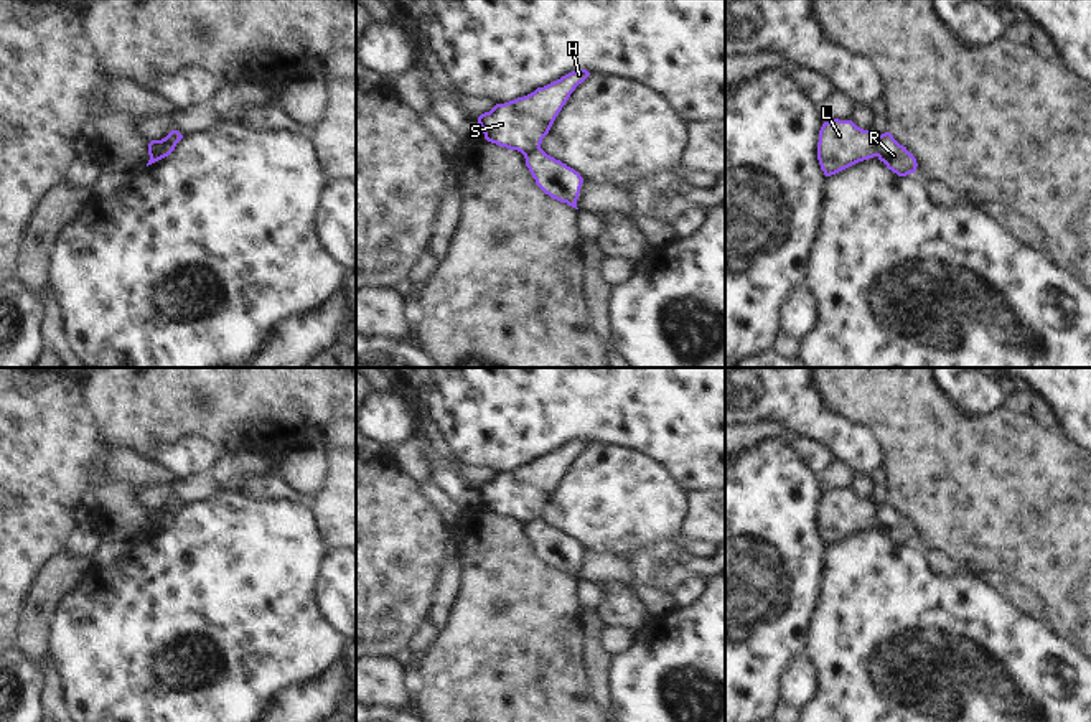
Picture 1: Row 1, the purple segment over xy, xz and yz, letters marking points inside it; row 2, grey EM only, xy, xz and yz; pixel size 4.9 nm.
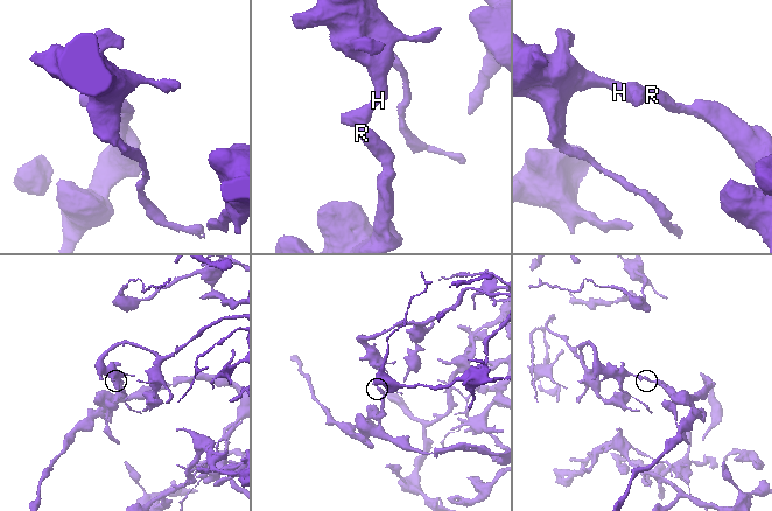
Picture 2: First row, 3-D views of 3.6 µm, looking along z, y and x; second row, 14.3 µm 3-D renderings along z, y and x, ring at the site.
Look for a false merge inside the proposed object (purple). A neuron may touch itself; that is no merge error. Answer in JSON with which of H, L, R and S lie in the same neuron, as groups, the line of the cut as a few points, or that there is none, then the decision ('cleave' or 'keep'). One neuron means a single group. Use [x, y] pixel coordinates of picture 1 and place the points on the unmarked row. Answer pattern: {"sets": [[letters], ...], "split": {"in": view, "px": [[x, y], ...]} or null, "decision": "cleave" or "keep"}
{"sets": [["H", "L", "S"], ["R"]], "split": {"in": "yz", "px": [[875, 506], [877, 525]]}, "decision": "cleave"}

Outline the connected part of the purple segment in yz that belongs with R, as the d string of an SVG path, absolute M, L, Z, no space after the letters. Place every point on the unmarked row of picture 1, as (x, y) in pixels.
M890 501L877 506L877 526L887 534L888 539L898 546L906 546L916 541L916 527L900 514Z

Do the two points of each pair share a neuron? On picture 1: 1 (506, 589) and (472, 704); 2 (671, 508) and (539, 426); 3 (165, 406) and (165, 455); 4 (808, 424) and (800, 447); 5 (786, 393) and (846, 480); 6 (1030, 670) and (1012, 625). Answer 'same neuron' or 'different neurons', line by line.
1: same neuron
2: different neurons
3: different neurons
4: different neurons
5: different neurons
6: same neuron

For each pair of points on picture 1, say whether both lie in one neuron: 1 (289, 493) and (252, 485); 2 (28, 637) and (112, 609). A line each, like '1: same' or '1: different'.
1: same
2: different

